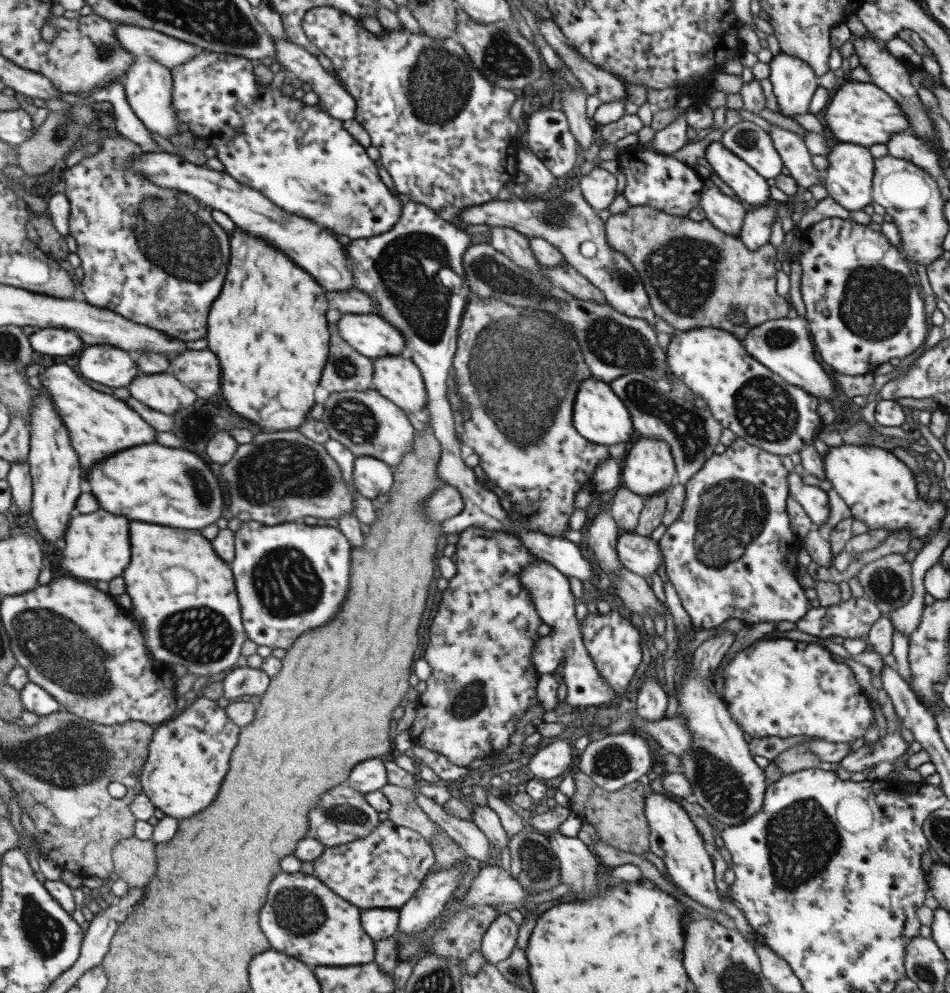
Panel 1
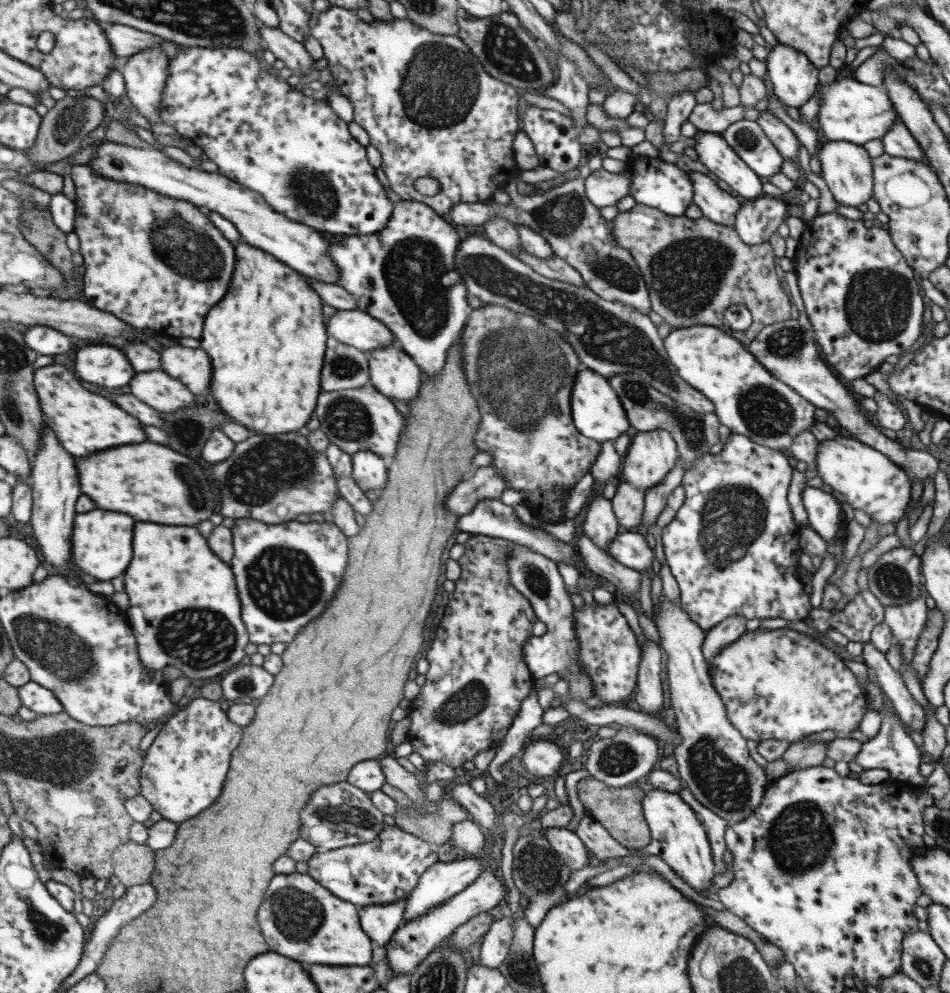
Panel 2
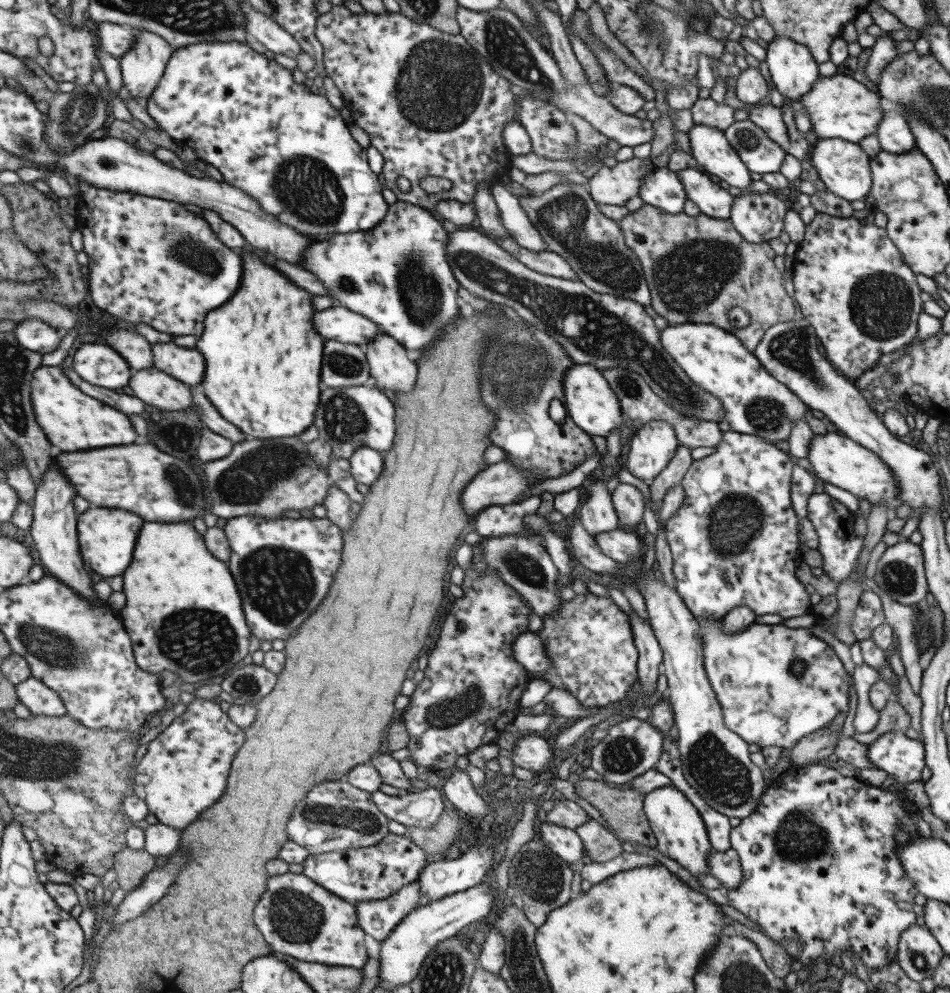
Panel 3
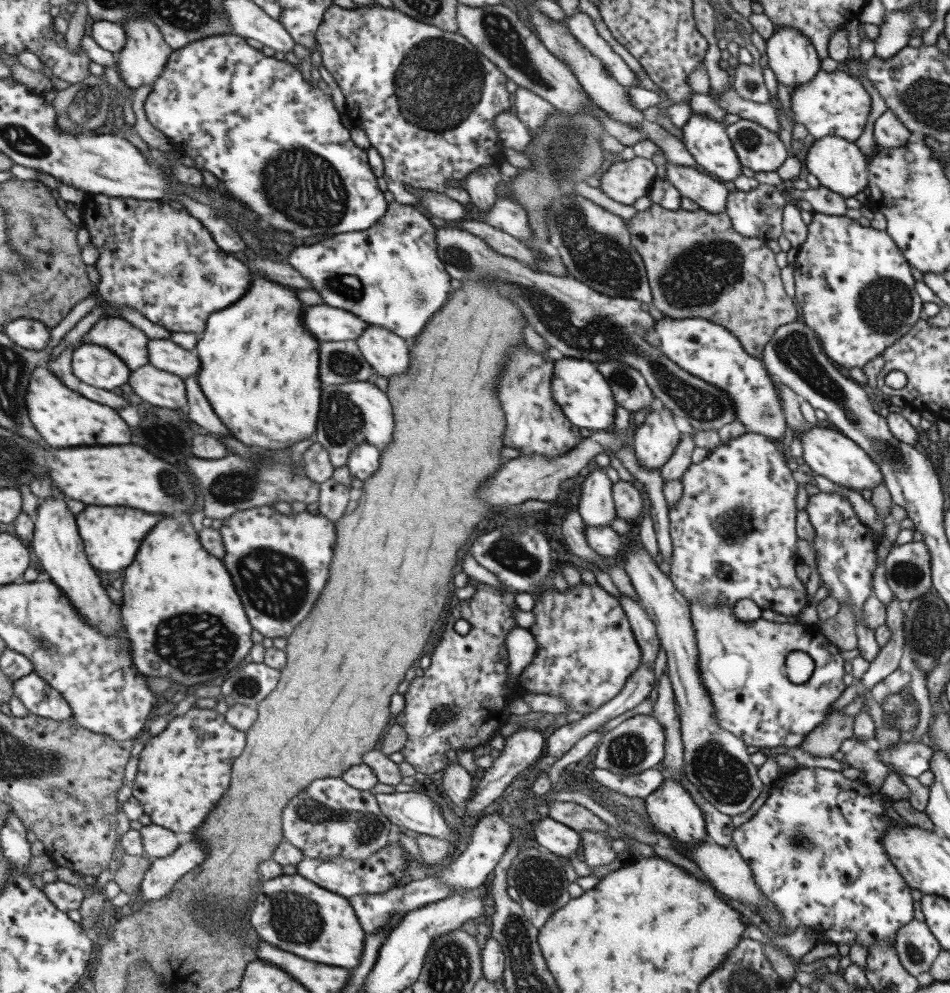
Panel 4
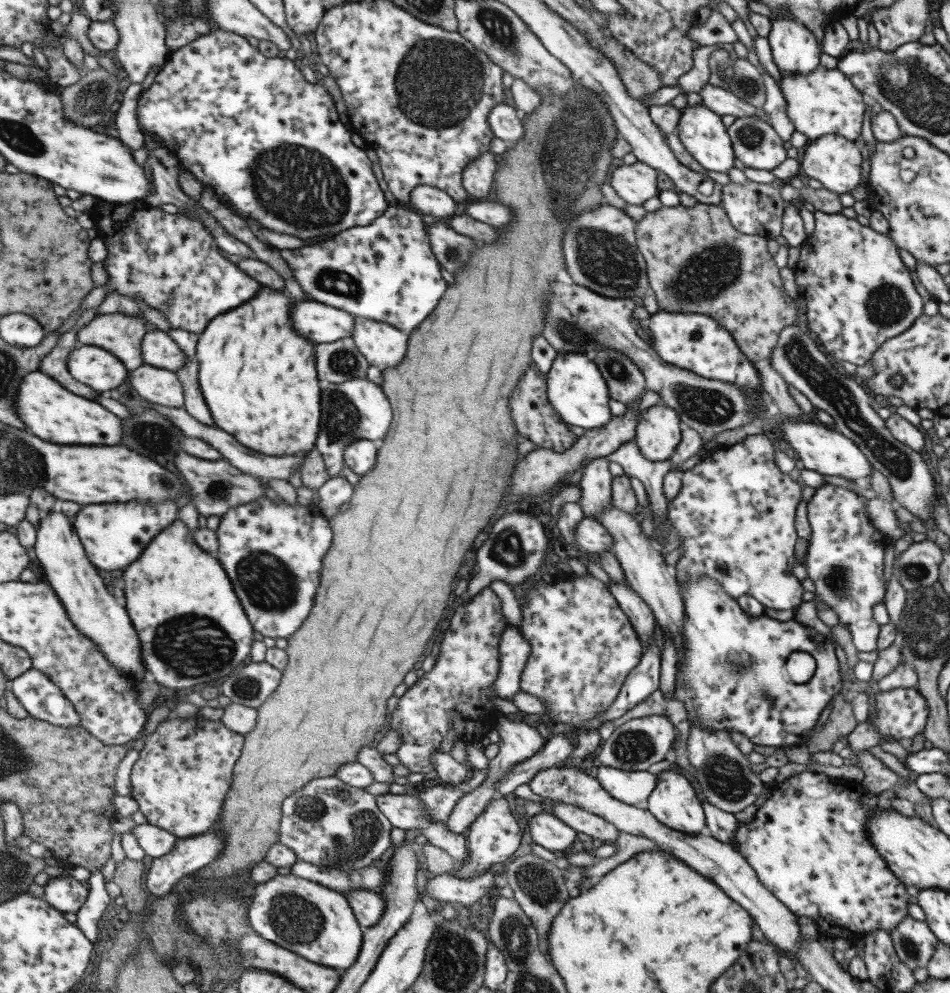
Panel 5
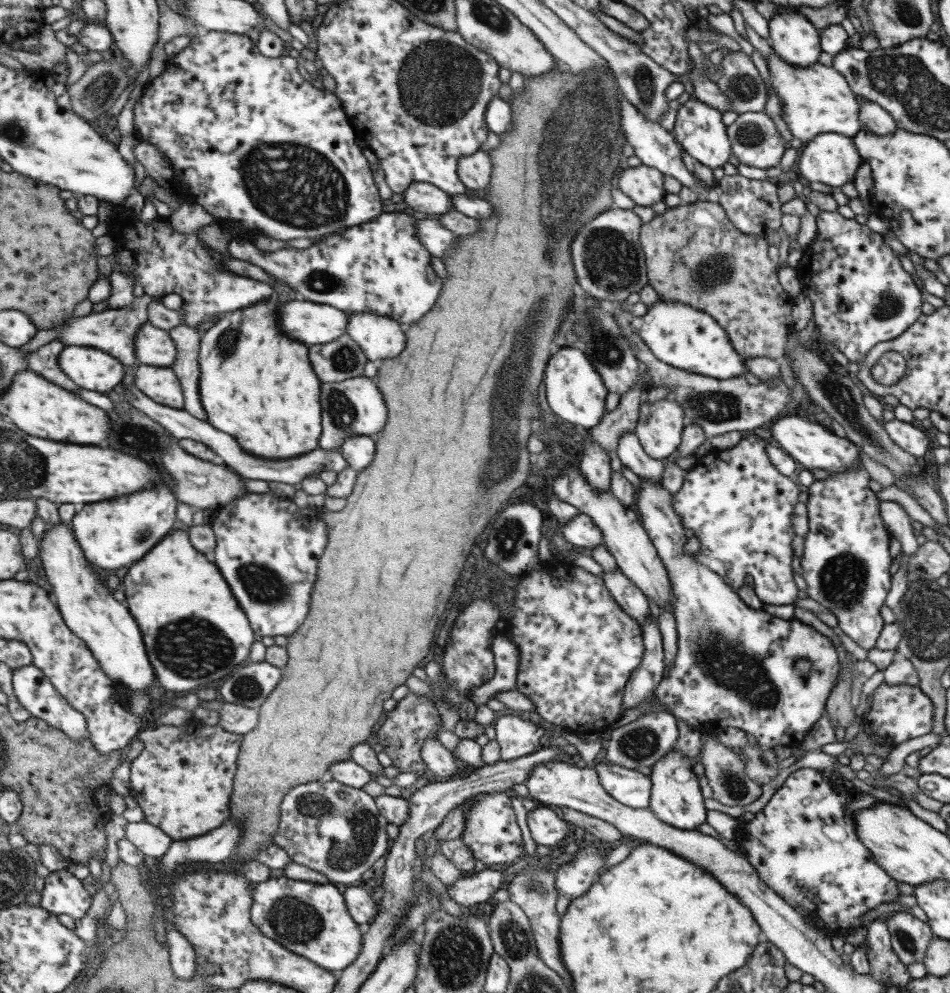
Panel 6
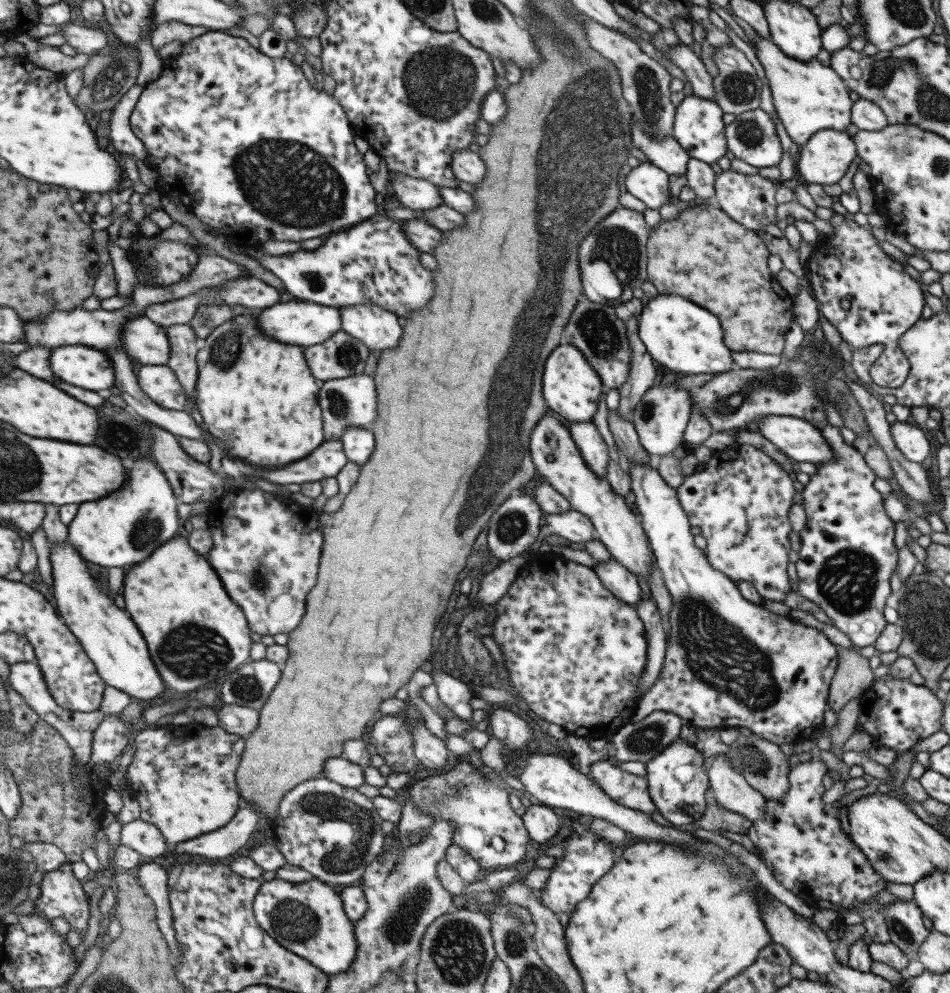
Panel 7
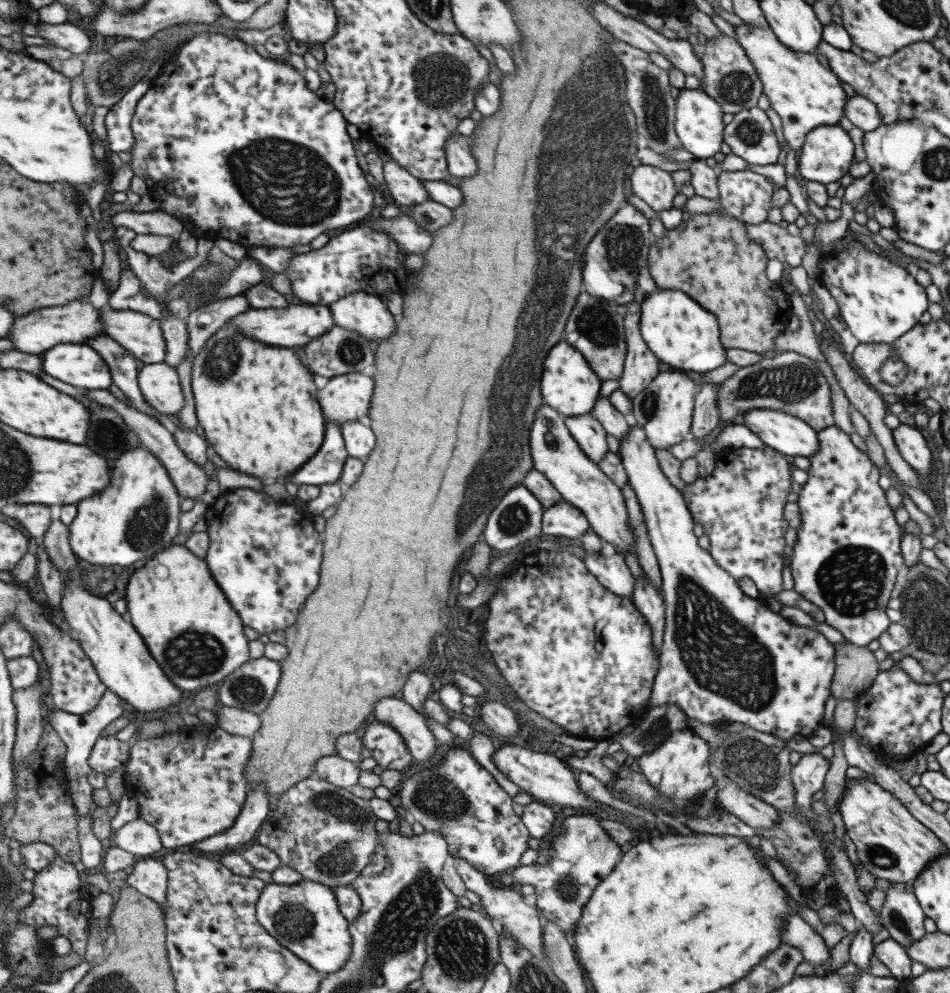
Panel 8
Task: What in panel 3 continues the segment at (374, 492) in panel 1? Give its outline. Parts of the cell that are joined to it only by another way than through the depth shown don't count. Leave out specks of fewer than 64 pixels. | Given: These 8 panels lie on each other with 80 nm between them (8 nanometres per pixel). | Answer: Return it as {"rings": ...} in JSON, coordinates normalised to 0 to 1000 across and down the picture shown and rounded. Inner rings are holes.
{"rings":[[[375,451],[366,461],[369,479],[378,487],[388,489],[402,474],[402,456],[386,451]]]}

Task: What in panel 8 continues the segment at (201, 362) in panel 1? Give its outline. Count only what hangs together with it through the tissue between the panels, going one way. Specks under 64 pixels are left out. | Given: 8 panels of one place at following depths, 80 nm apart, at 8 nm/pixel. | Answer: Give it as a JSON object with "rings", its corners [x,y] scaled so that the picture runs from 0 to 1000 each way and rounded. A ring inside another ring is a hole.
{"rings":[[[115,307],[104,310],[109,335],[124,345],[142,363],[161,367],[173,363],[174,345],[165,321],[141,312],[121,312]]]}

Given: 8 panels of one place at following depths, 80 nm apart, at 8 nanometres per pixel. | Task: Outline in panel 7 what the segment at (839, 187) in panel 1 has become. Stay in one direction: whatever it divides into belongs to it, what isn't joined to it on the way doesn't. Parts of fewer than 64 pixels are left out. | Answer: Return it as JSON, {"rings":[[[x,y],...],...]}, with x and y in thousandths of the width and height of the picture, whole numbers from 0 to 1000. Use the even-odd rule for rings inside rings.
{"rings":[[[864,131],[852,137],[839,159],[839,173],[856,185],[879,185],[902,157],[897,139],[881,131]]]}

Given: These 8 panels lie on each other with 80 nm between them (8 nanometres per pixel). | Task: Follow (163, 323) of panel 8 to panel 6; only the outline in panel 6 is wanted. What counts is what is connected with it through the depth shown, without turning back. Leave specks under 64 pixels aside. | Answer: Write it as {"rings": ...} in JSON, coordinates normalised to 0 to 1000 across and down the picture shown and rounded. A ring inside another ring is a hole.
{"rings":[[[186,327],[177,332],[177,337],[184,348],[185,358],[179,371],[188,384],[194,408],[192,412],[201,419],[216,424],[208,398],[209,366],[207,363],[211,335],[203,329]]]}

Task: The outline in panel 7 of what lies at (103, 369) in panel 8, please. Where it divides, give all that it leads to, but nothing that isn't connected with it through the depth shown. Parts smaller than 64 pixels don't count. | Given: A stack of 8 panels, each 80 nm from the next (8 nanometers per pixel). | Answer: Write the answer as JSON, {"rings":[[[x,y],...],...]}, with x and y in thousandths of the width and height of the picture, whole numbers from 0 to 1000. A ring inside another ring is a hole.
{"rings":[[[65,347],[53,354],[52,371],[66,385],[98,395],[119,389],[118,367],[108,353],[92,347]]]}

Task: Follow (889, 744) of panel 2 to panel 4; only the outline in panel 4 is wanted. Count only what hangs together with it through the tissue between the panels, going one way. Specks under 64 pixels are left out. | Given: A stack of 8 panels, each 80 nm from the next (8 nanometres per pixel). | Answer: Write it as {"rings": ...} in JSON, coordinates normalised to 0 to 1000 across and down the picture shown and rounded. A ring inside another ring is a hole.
{"rings":[[[961,745],[956,747],[945,746],[938,754],[923,755],[927,767],[935,771],[938,777],[953,779],[965,783],[978,773],[979,763],[983,755],[971,748]]]}

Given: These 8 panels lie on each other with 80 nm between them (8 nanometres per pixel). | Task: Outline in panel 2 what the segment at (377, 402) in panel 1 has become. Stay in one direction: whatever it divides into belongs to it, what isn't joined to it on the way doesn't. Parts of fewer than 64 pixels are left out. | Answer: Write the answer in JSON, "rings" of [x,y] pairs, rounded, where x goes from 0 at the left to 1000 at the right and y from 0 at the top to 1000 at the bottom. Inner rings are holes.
{"rings":[[[391,387],[382,390],[355,393],[348,395],[337,394],[333,401],[329,419],[336,424],[336,432],[343,439],[346,446],[355,448],[361,455],[371,458],[376,454],[391,454],[401,461],[413,461],[417,449],[425,433],[425,420],[406,399],[403,399]]]}

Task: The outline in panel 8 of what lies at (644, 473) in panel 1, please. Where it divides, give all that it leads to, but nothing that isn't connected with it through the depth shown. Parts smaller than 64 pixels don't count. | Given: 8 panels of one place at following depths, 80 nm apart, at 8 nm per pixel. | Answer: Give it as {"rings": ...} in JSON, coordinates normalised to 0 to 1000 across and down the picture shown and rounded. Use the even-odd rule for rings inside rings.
{"rings":[[[715,373],[693,374],[681,389],[665,401],[662,423],[676,431],[682,446],[689,452],[703,452],[725,440],[731,408],[732,385]]]}

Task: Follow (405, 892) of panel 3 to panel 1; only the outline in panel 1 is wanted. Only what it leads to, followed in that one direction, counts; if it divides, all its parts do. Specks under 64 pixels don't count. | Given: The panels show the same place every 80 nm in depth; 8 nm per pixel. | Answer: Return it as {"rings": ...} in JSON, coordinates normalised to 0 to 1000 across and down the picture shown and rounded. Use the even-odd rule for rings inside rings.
{"rings":[[[379,915],[379,932],[393,948],[415,943],[419,935],[419,915]]]}

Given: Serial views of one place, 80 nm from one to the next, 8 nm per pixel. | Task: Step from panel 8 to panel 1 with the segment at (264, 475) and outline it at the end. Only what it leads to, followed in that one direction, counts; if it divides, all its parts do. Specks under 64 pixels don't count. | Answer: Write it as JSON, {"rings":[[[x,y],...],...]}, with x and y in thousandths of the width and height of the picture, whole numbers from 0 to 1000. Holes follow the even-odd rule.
{"rings":[[[248,227],[241,236],[241,246],[242,259],[236,284],[218,313],[215,338],[218,351],[228,360],[232,369],[231,398],[242,413],[277,434],[313,432],[329,409],[329,393],[344,363],[347,338],[341,317],[346,309],[342,292],[323,274],[311,270],[295,252],[277,246],[276,242],[255,234]]]}

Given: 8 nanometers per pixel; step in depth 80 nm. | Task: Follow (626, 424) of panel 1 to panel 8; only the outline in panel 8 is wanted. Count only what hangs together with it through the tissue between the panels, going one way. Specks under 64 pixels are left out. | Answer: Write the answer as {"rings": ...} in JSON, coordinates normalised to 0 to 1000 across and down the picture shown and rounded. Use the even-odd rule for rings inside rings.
{"rings":[[[586,344],[576,354],[568,381],[568,396],[571,403],[593,420],[620,416],[629,398],[632,387],[631,380],[620,371],[615,359],[599,346]]]}

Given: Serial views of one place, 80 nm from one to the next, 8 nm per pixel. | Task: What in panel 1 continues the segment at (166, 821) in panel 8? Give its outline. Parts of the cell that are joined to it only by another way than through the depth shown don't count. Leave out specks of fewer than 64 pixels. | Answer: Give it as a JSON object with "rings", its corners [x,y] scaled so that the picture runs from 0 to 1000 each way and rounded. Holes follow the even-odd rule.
{"rings":[[[208,700],[202,707],[196,709],[189,719],[163,732],[146,780],[149,799],[162,814],[176,822],[191,826],[207,820],[226,804],[228,794],[239,777],[242,759],[251,746],[252,736],[253,732],[239,723],[235,713],[226,706]]]}

